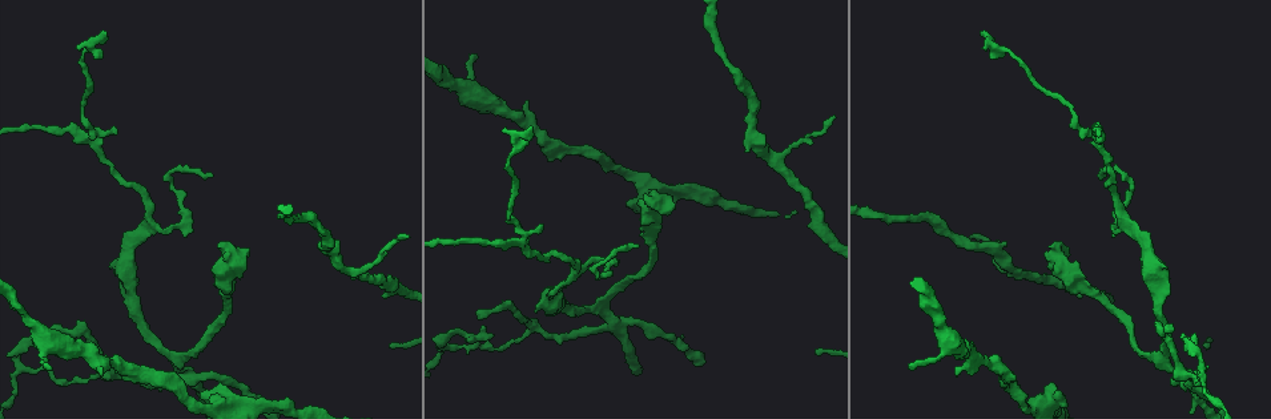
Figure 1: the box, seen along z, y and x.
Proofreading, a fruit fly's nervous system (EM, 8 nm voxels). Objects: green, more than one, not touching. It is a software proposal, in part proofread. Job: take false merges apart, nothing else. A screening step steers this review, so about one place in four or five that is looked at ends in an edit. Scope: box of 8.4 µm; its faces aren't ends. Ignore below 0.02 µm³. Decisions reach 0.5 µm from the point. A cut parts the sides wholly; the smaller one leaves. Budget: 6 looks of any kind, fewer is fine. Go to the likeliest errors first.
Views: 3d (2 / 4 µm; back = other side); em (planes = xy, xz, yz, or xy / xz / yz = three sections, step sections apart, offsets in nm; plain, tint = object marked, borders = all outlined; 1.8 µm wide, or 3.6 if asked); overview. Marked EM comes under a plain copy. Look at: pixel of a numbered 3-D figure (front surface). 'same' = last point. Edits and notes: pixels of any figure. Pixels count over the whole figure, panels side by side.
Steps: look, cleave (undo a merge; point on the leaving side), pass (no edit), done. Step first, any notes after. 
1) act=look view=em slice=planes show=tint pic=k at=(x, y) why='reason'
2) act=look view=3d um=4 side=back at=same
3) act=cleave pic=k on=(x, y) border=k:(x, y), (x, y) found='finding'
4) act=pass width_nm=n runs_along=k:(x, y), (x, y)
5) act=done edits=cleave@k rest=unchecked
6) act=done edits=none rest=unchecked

act=look view=3d um=4 pic=1 at=(187, 378)

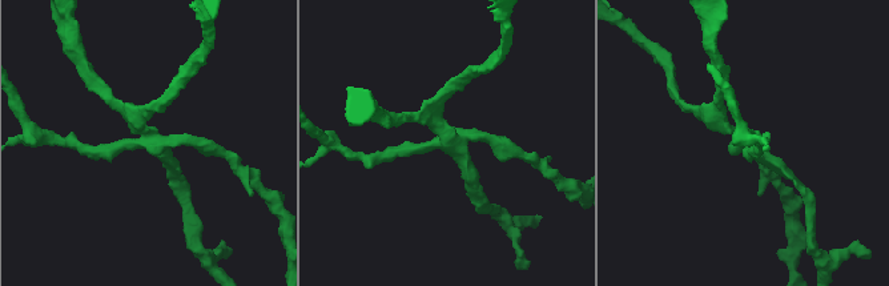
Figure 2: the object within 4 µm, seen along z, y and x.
act=look view=em slice=xy step=16 show=tint pic=2 at=(148, 137) why='need the tissue'

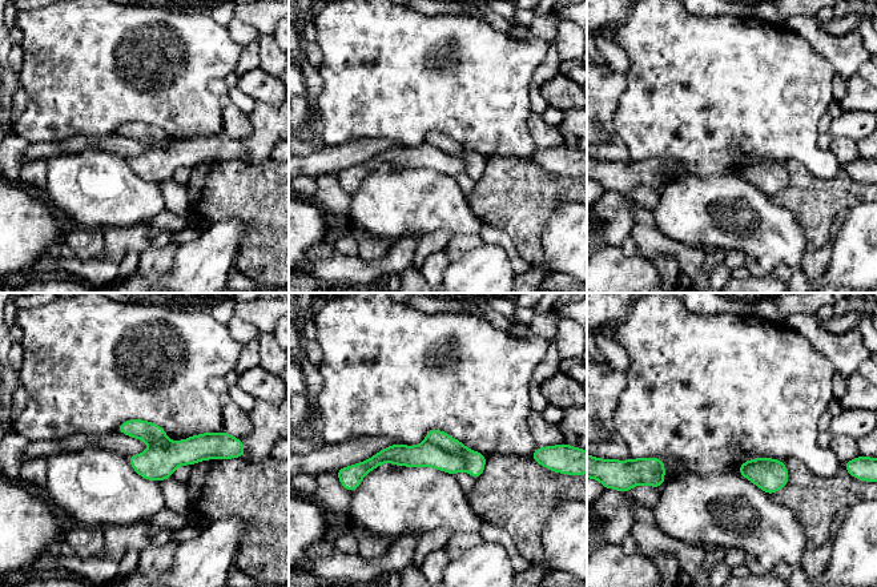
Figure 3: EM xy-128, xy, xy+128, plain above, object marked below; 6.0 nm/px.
act=look view=em slice=planes show=tint at=same why='another direction'

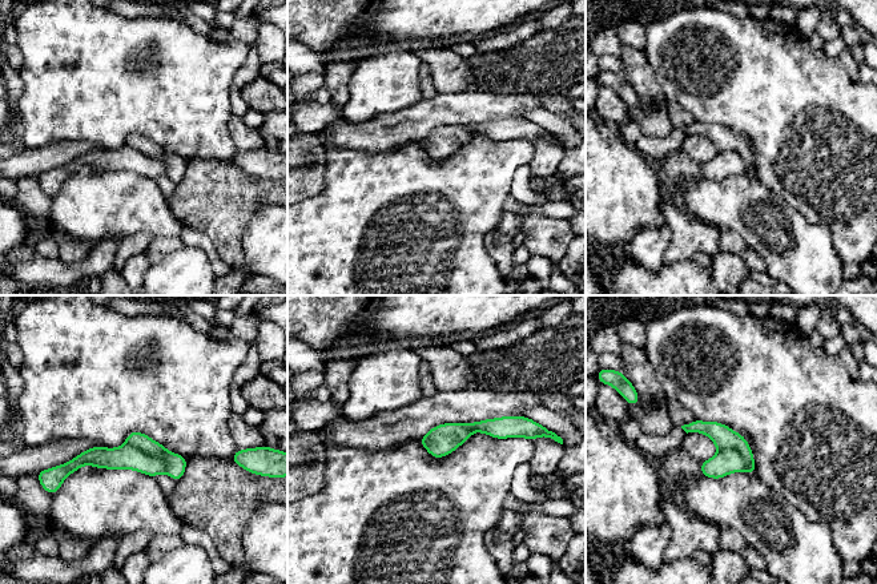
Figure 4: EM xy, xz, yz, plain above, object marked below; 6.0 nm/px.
act=cleave pic=4 on=(128, 458) arms=4 border=4:(125, 442), (161, 456), (165, 471) found='a second neuron is stuck on'

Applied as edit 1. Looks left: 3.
act=look view=overview why='redraw'

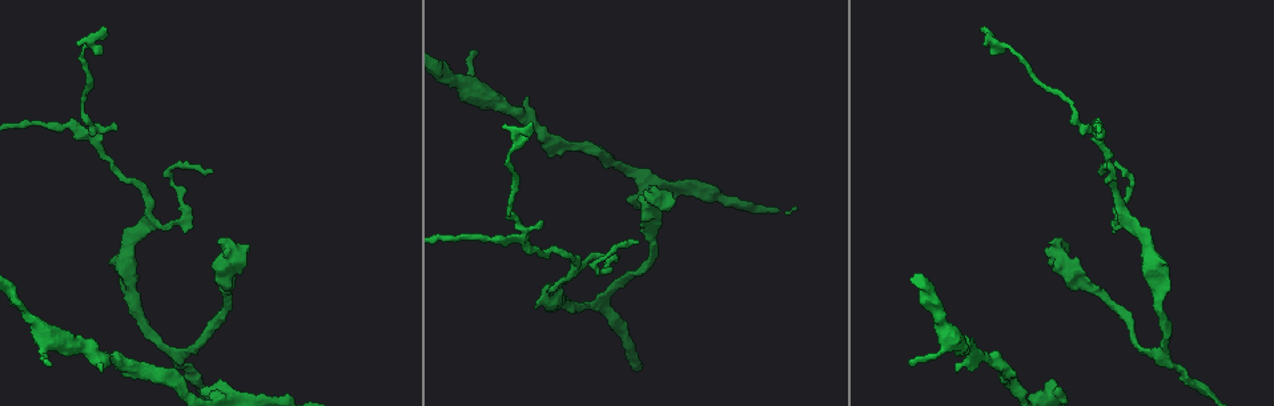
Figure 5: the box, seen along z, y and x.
act=look view=em slice=yz step=8 show=tint pic=5 at=(1094, 141) why='arms part here'

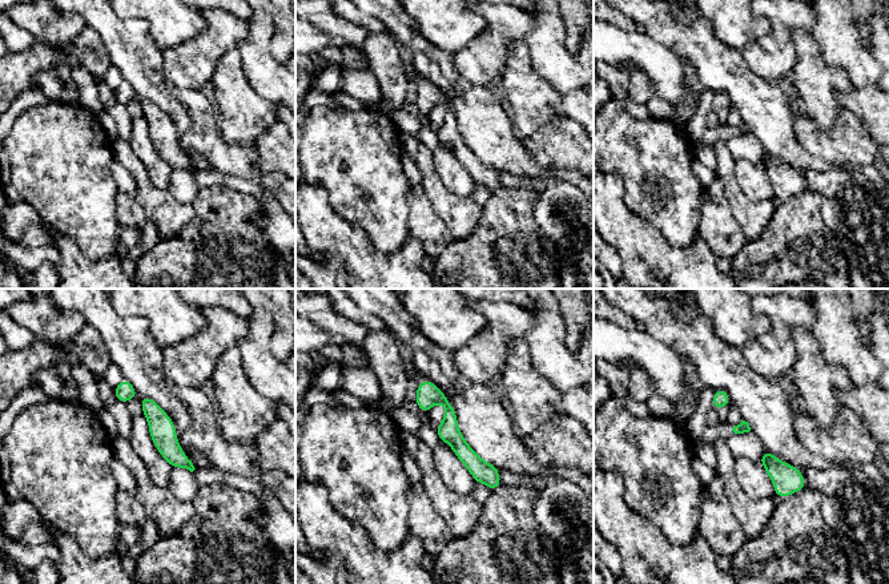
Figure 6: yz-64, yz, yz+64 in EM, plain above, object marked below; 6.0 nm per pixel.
act=look view=em slice=planes show=tint at=same why='cut it another way'

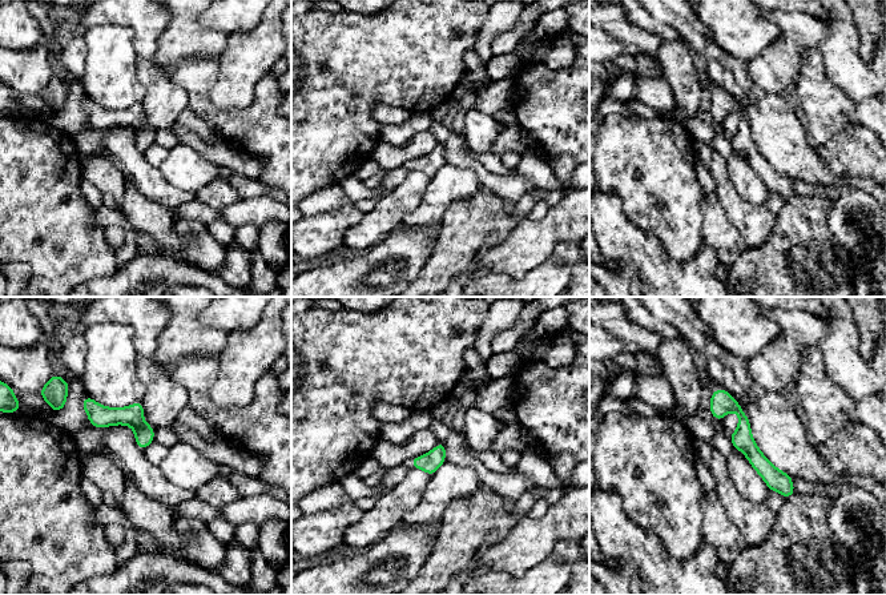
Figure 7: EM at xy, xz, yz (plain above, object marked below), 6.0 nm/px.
act=pass runs_along=7:(715, 394), (741, 413), (744, 442), (790, 491) found='one neuron here'

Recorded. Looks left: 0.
act=done edits=cleave@4 rest=unchecked

